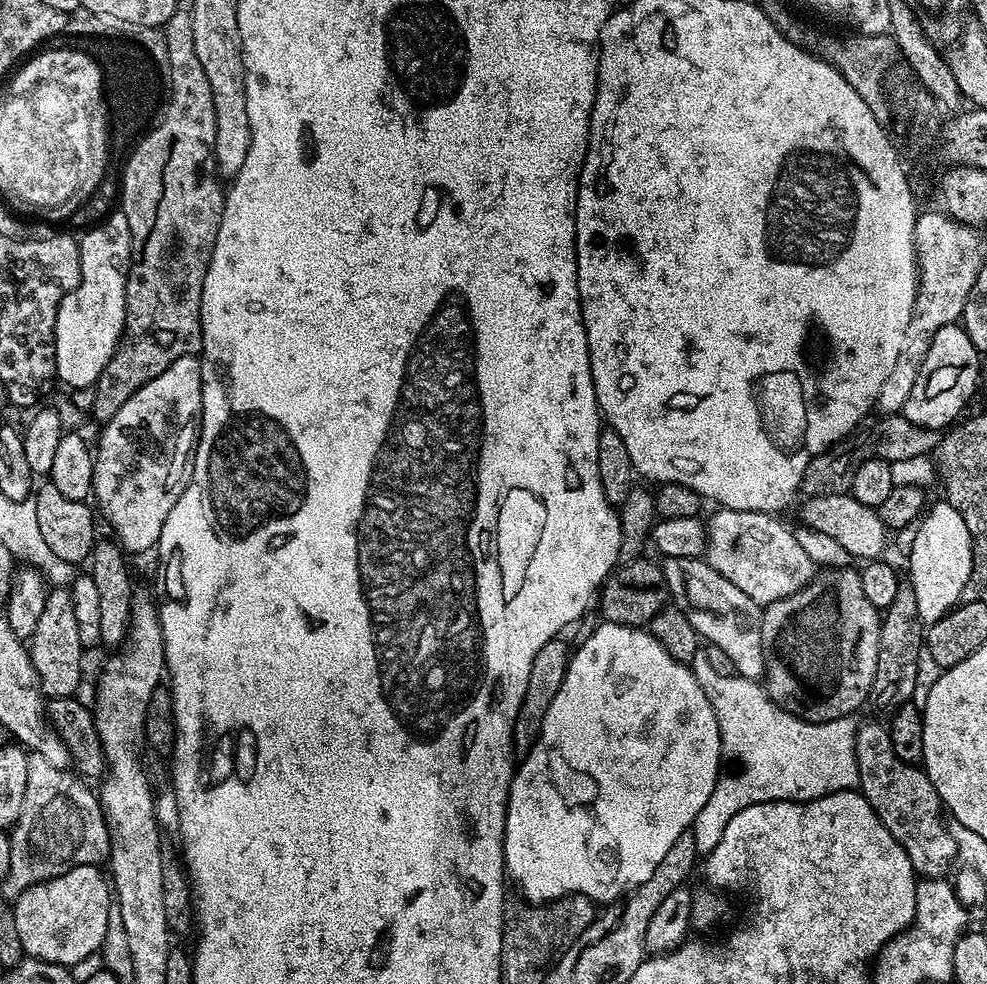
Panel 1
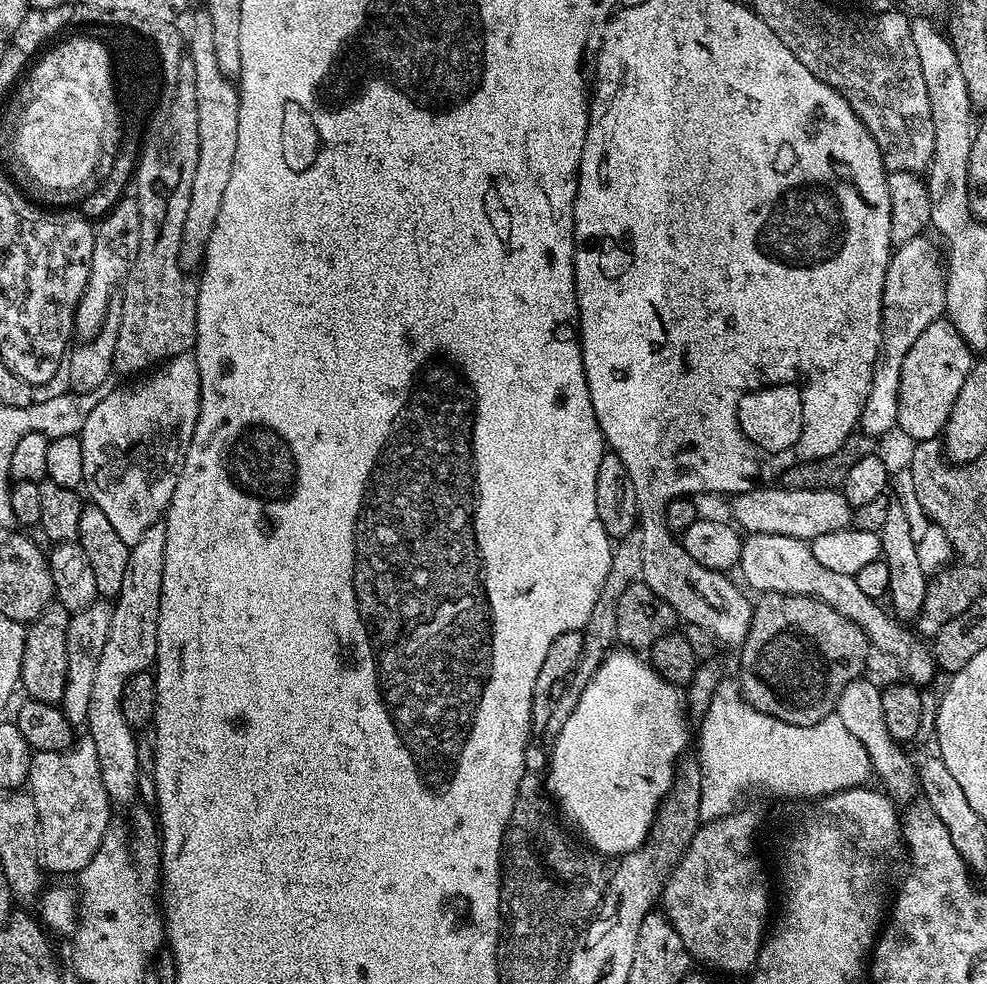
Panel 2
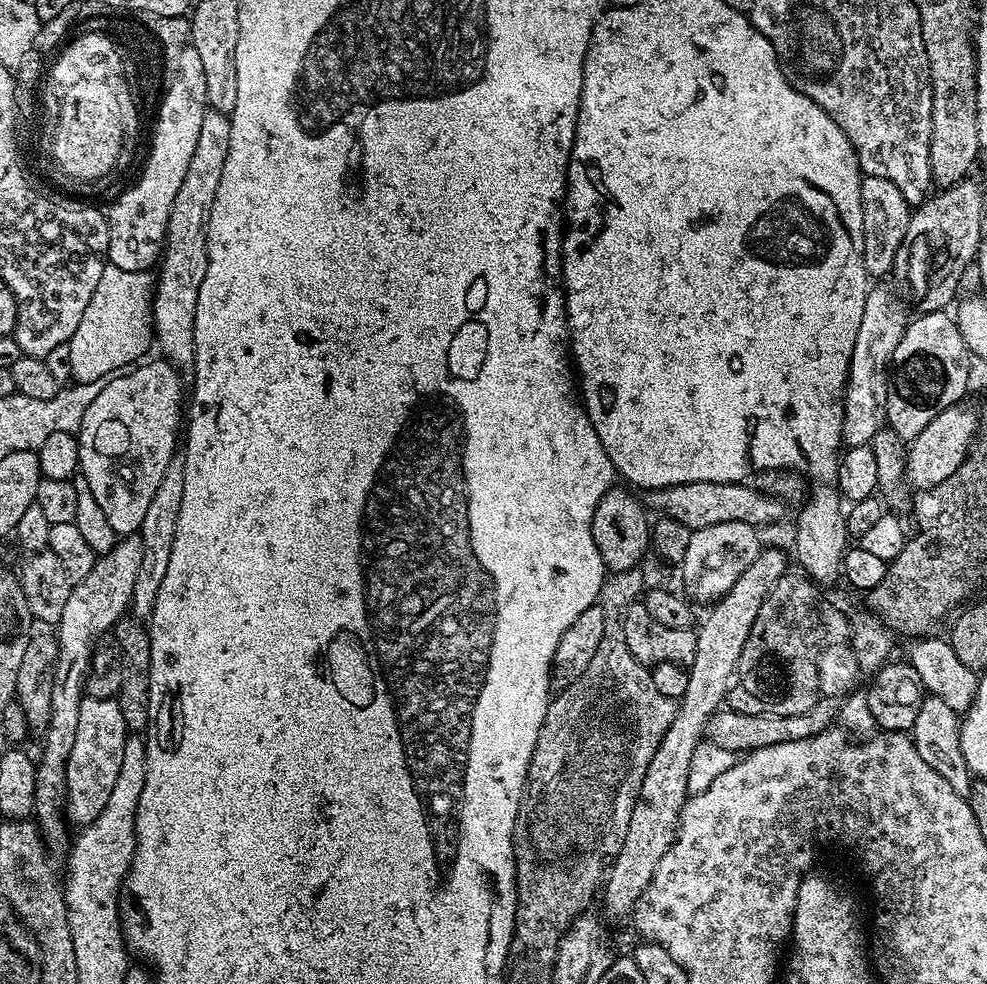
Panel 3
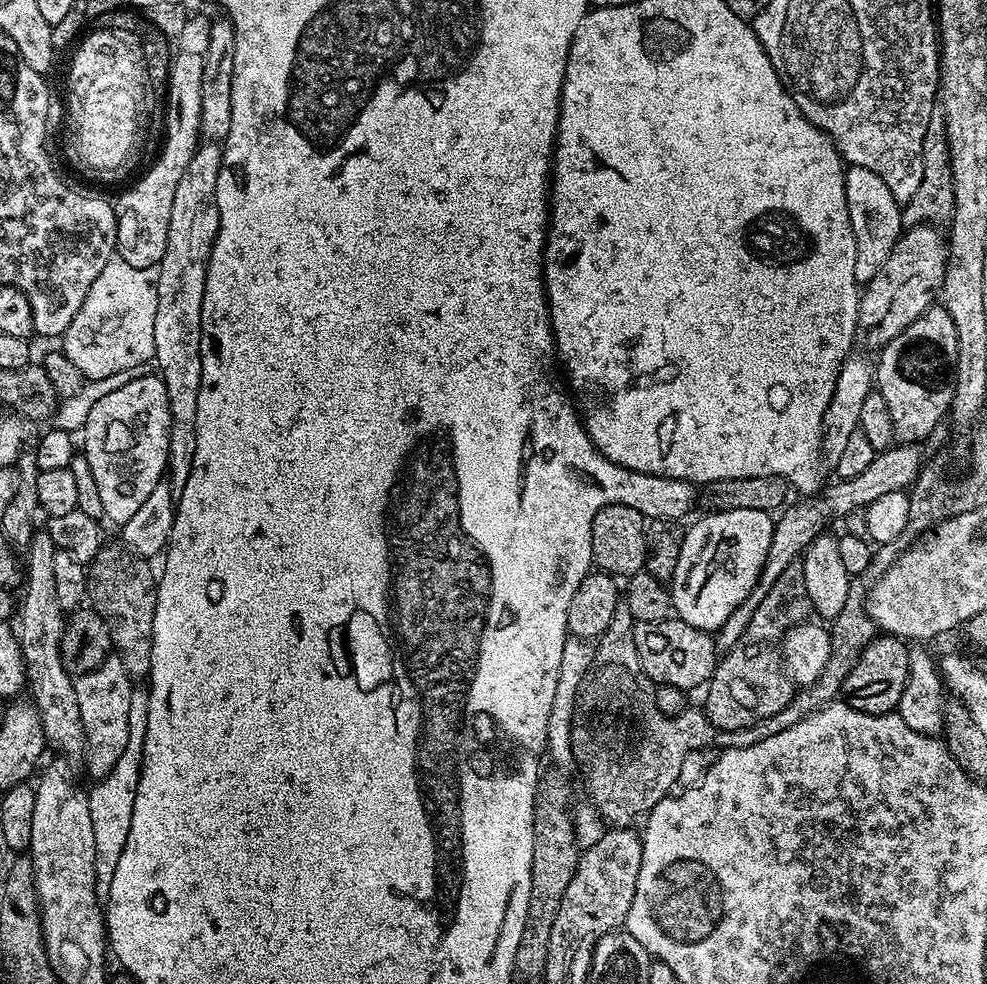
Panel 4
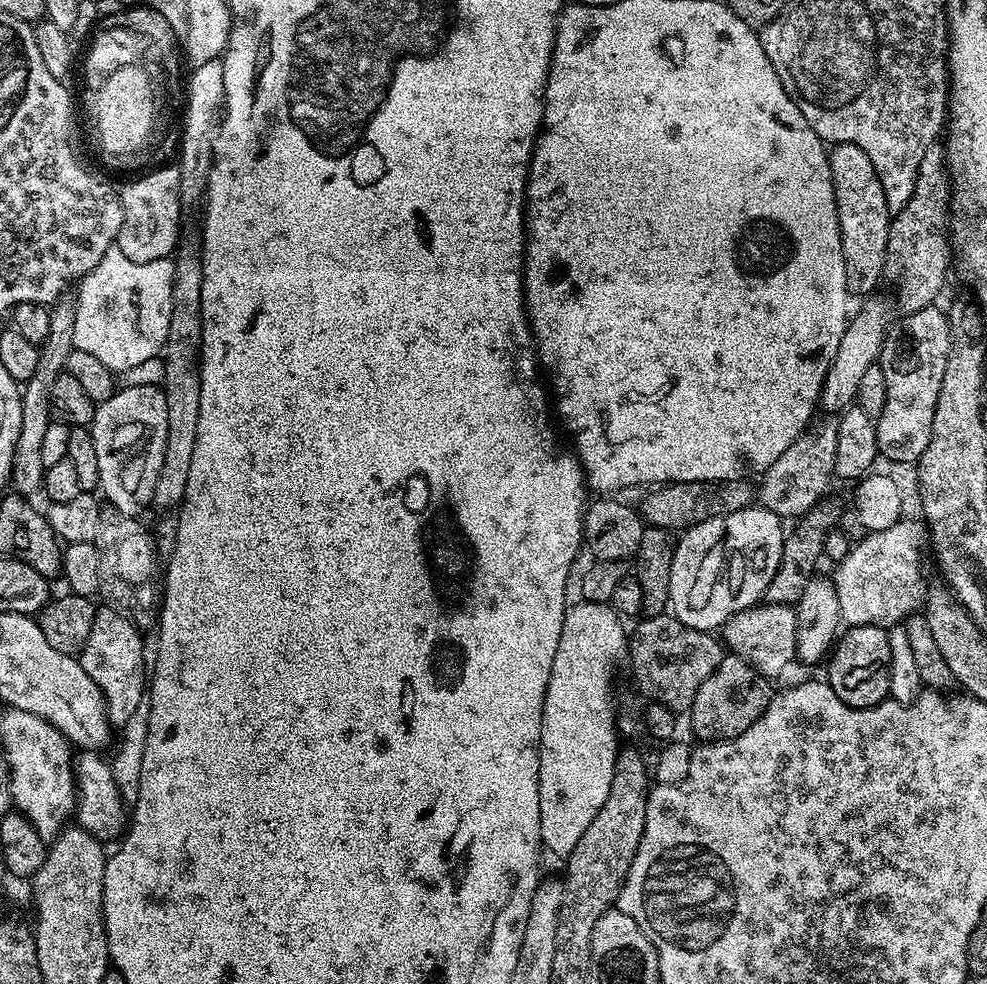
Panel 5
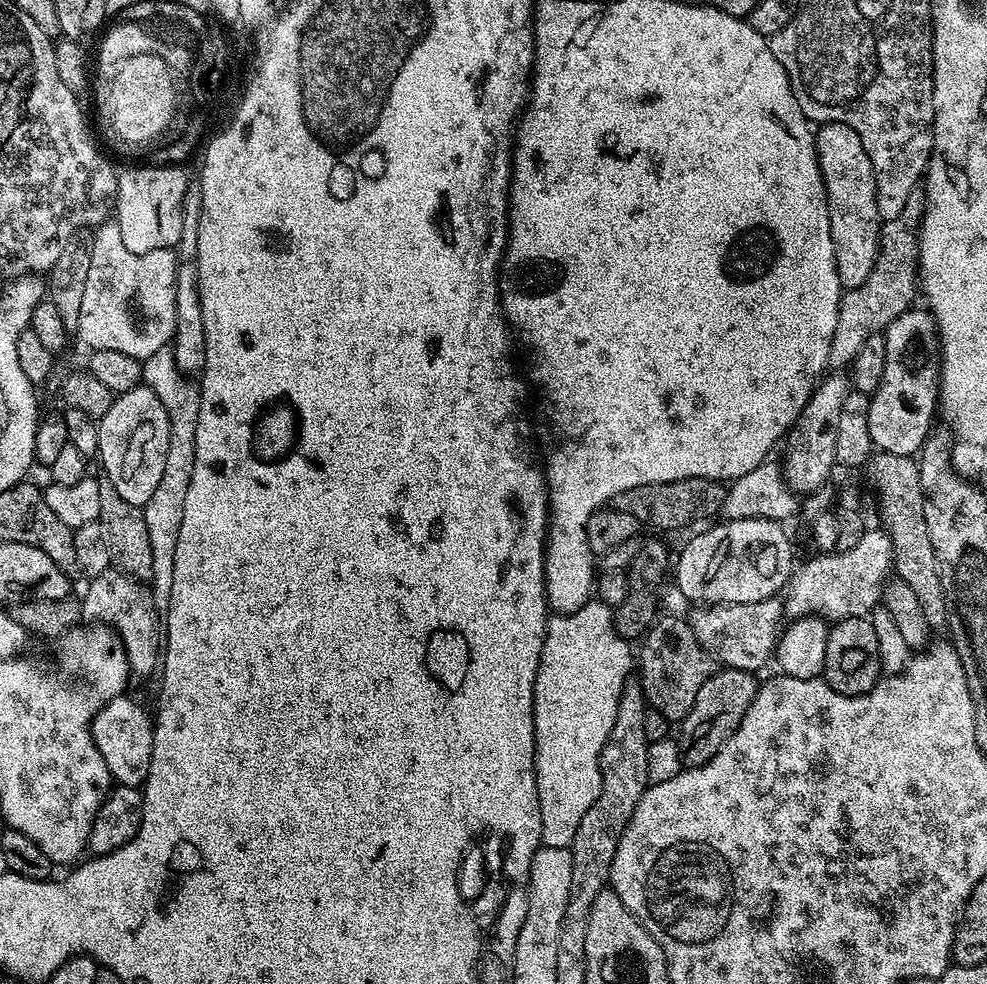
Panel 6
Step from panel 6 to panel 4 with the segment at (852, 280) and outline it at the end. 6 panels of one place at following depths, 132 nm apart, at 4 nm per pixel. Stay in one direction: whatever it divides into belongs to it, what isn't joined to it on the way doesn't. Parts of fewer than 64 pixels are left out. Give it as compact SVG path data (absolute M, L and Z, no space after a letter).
M851 165L844 173L844 189L846 190L846 206L850 210L850 226L854 230L856 243L856 261L854 274L856 283L867 286L882 270L886 258L896 251L902 240L902 206L890 194L886 182L868 170L866 166Z

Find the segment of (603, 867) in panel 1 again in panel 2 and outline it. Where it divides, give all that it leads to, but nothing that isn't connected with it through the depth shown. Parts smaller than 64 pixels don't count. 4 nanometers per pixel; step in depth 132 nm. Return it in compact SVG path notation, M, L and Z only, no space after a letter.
M613 650L597 666L589 684L582 690L573 712L566 718L565 725L552 740L552 757L548 760L548 778L546 774L547 795L554 801L557 809L560 807L560 812L564 815L565 820L563 823L565 825L568 823L594 851L601 852L604 856L613 856L613 858L629 856L630 853L638 851L644 845L644 841L648 838L648 831L652 829L652 823L656 820L656 811L660 809L660 804L667 798L668 791L672 789L672 784L676 780L676 769L682 757L687 753L684 751L688 748L689 717L686 715L686 700L681 689L677 685L663 680L652 669L651 663L647 659L639 660L636 656L639 655L632 650Z

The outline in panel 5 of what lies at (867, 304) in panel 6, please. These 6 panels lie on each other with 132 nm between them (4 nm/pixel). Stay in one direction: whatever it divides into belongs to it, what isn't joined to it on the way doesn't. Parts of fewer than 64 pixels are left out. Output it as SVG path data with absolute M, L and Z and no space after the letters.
M937 142L922 157L910 202L906 202L902 210L895 212L890 222L884 275L889 281L900 280L900 304L905 313L933 307L944 288L948 262L952 262L954 258L949 229L948 232L944 229L948 224L948 203L953 203L953 200L946 148L943 143Z

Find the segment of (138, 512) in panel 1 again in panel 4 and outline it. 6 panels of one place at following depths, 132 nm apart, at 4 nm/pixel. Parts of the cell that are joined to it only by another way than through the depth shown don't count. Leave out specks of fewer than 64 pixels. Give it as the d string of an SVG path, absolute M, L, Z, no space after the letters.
M146 374L110 390L106 398L98 398L90 410L82 429L82 455L90 462L94 473L94 483L98 485L98 498L102 498L104 515L116 526L122 526L142 507L142 502L150 498L154 486L158 486L166 476L168 466L168 431L170 430L170 406L166 398L166 386L159 375Z

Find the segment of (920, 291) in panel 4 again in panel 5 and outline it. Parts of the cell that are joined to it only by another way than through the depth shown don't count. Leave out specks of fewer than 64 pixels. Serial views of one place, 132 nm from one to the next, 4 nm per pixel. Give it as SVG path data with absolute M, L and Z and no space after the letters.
M868 298L863 301L860 313L849 319L846 330L842 334L842 342L838 342L838 354L832 360L830 370L824 379L820 391L819 407L825 413L836 414L849 407L858 394L858 386L866 374L866 370L880 359L880 351L884 349L884 339L887 338L892 320L892 304L888 300L874 300Z

